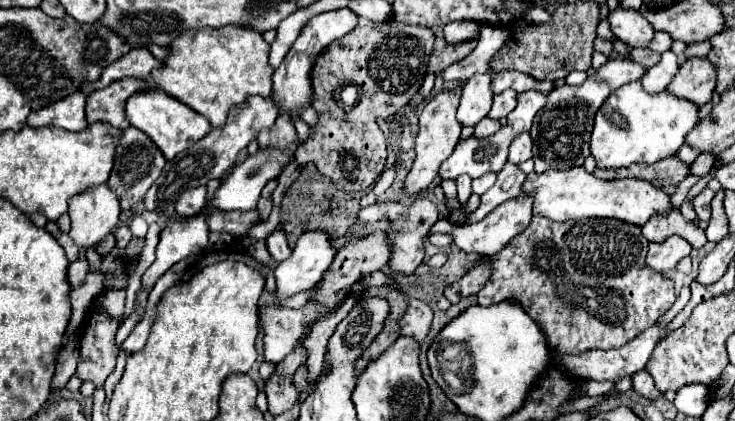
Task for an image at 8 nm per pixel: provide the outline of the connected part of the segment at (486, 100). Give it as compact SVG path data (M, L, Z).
M474 74L462 88L458 122L464 126L476 126L484 116L488 116L492 106L492 76L490 74Z

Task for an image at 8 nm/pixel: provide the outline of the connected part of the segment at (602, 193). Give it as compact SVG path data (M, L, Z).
M582 166L580 168L570 168L566 172L562 172L562 170L548 170L548 172L542 172L542 174L530 172L526 176L526 182L524 182L524 192L532 194L536 198L536 202L534 202L534 214L546 216L546 218L556 220L556 222L578 220L578 218L616 218L616 220L632 222L636 226L644 226L650 216L654 216L654 214L666 216L666 214L672 212L670 194L666 190L662 190L660 186L654 186L648 180L636 180L636 178L600 180L600 178L588 174Z

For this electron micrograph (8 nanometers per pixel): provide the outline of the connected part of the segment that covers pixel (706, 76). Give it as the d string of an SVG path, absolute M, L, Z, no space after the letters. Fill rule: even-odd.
M688 58L678 68L666 92L702 106L712 100L714 86L716 86L716 66L708 58Z

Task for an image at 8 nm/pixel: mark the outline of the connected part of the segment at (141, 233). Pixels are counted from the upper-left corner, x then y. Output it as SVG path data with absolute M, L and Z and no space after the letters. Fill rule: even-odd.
M134 216L129 224L129 229L136 238L145 238L148 227L146 221L140 216Z

